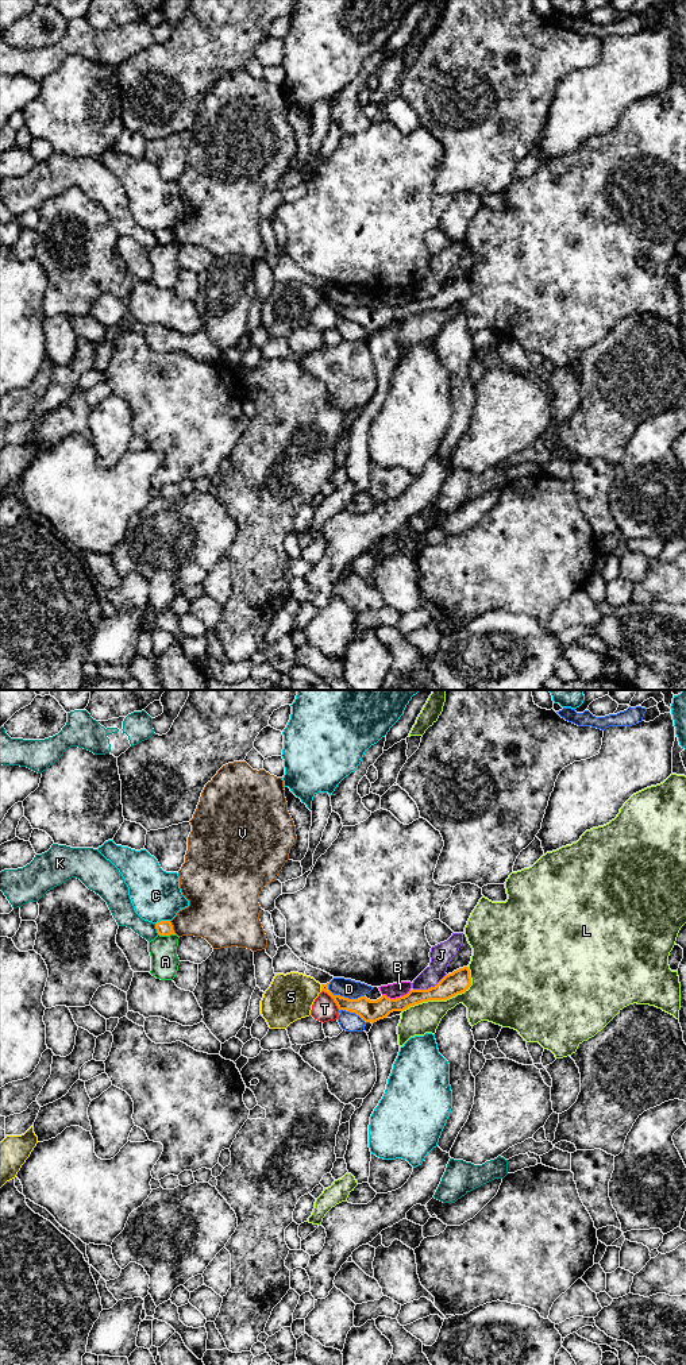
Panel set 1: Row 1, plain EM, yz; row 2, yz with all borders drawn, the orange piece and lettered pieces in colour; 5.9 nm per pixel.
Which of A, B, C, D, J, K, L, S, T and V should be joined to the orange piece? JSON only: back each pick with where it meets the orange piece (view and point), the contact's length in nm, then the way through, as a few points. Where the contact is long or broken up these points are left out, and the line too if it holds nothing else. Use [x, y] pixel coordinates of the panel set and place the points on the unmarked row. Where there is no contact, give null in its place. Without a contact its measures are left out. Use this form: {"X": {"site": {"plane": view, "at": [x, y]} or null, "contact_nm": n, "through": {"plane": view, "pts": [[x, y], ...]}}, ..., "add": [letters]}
{"add": []}

